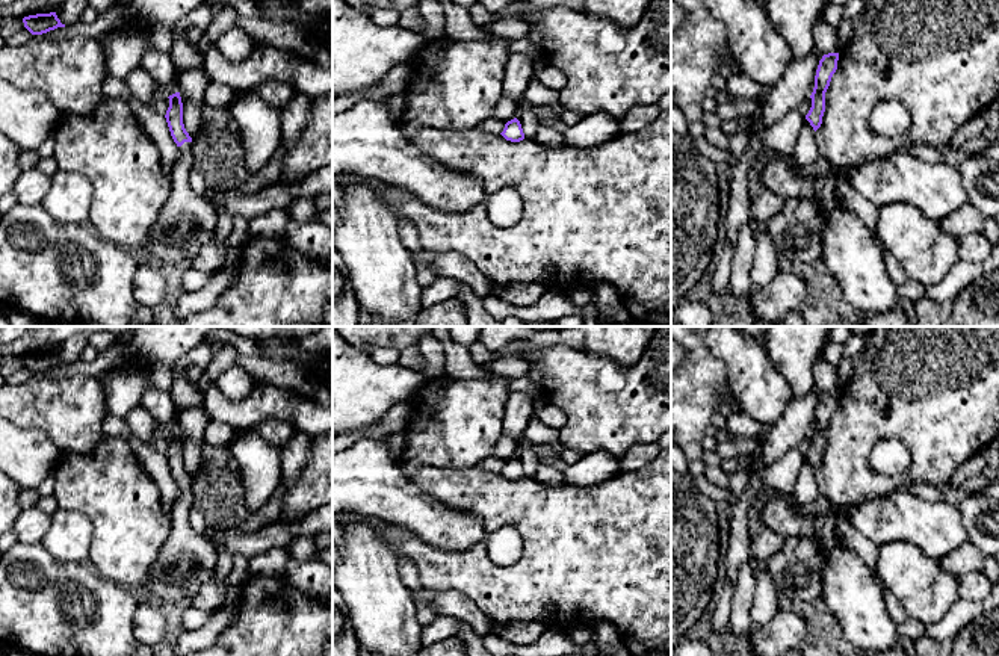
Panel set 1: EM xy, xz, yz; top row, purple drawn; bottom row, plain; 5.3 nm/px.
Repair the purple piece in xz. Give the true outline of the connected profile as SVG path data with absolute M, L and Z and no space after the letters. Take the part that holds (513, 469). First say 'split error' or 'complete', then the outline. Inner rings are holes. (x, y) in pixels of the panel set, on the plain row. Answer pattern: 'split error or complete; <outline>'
complete; M517 456L508 460L505 463L505 467L503 470L500 472L506 479L511 479L511 481L520 481L524 478L524 472L523 472L523 467L521 467L521 463Z

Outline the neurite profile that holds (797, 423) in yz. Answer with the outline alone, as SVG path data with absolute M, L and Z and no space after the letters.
M812 390L793 399L777 425L768 432L762 444L754 450L754 458L771 466L789 449L800 446L810 437L815 426L815 414L824 393Z

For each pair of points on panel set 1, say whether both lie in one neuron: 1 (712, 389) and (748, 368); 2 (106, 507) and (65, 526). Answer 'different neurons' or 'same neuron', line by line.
1: different neurons
2: different neurons

